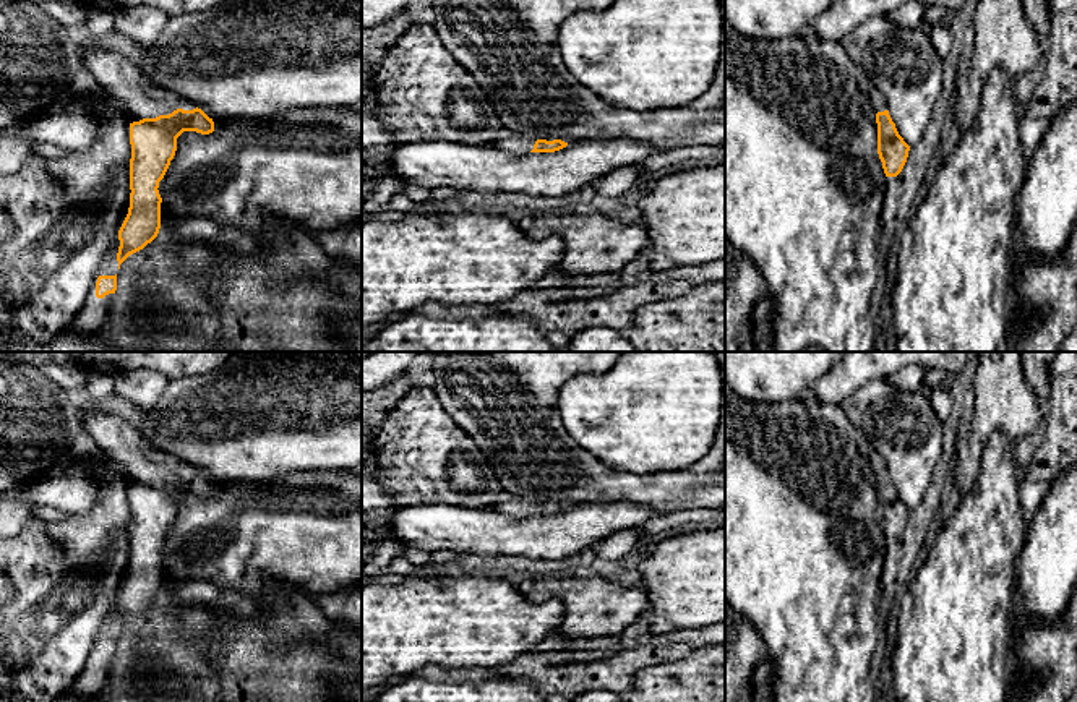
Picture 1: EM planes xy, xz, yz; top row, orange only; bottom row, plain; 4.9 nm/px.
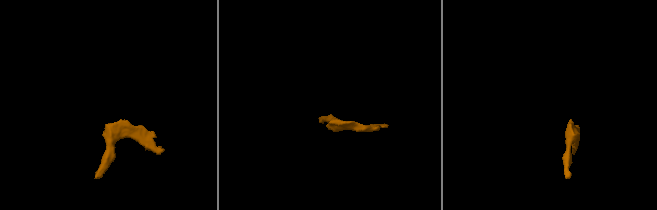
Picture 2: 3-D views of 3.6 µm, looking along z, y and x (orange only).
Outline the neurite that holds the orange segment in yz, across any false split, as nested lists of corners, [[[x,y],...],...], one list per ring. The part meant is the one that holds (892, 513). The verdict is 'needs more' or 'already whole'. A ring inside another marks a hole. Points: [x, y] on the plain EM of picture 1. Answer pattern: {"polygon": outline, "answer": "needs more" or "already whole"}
{"polygon": [[[871,451],[869,457],[876,472],[877,517],[882,525],[882,532],[886,540],[897,540],[907,525],[910,509],[899,498],[882,457],[874,451]]], "answer": "needs more"}

